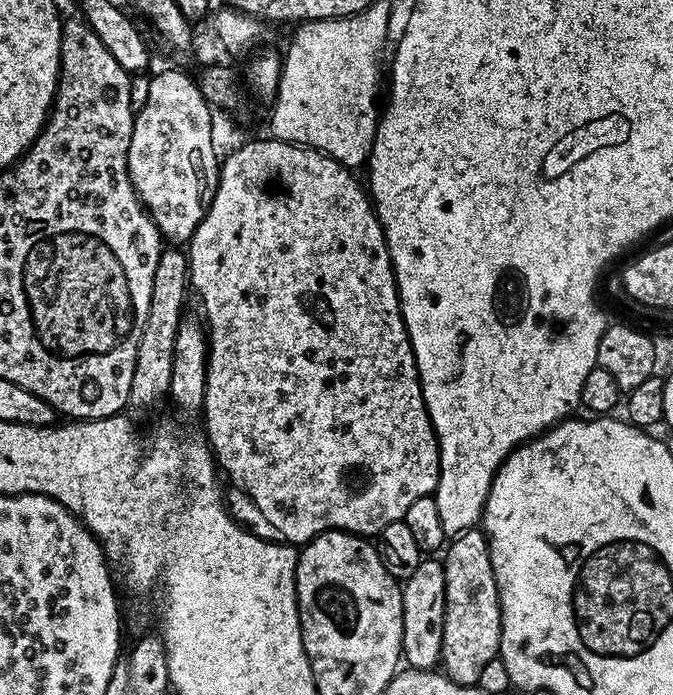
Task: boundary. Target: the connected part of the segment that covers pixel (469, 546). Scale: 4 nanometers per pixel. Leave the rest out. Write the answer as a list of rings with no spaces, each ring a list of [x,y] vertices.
[[[469,530],[461,532],[455,537],[456,540],[447,545],[446,553],[448,557],[443,557],[444,565],[444,648],[450,650],[453,648],[456,652],[468,656],[472,652],[472,669],[470,670],[473,677],[482,674],[482,666],[486,666],[486,662],[497,659],[500,650],[500,589],[496,587],[496,575],[492,569],[492,553],[488,551],[488,538],[480,530]]]

